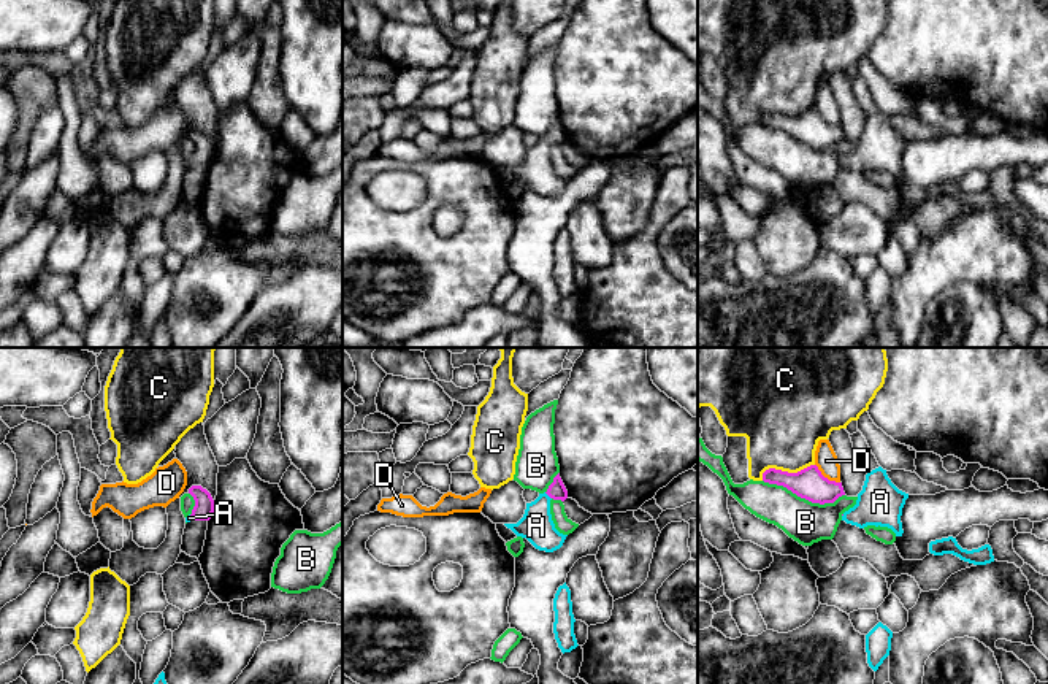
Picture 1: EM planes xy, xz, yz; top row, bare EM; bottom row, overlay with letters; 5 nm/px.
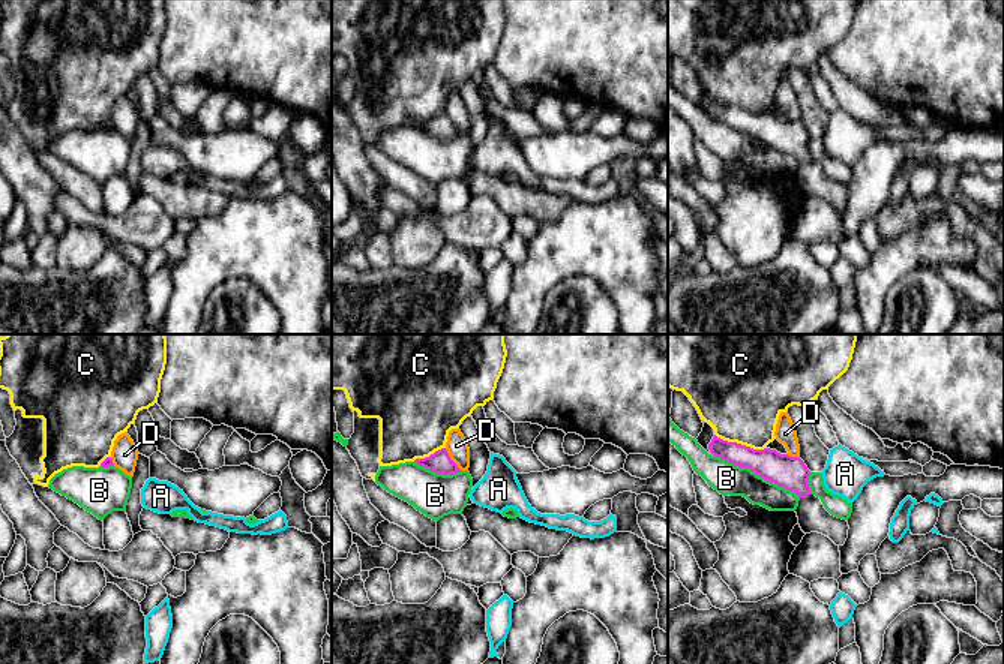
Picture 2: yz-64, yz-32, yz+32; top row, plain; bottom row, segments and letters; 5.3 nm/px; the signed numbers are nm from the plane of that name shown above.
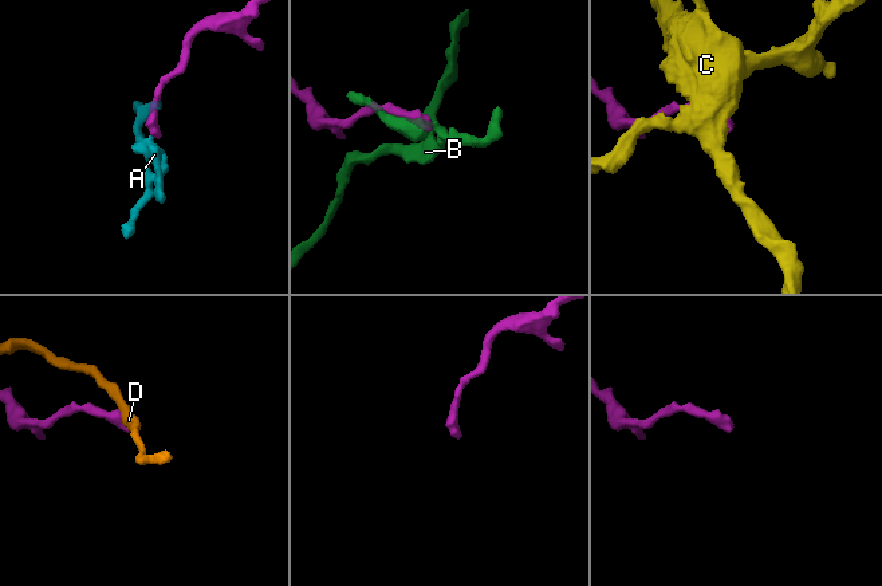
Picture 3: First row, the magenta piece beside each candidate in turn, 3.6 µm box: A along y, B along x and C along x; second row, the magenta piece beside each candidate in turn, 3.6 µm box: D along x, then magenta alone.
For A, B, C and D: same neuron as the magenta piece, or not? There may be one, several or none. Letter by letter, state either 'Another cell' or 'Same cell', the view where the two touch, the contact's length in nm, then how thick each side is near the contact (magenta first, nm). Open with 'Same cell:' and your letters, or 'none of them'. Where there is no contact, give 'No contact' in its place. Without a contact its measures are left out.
Same cell: A
A: Same cell. Touches magenta in xz. Shared border 50 nm. Thickness 90 nm (magenta) against 170 nm
B: Another cell. Touches magenta in yz. Shared border 420 nm. Thickness 160 nm (magenta) against 220 nm
C: Another cell. Touches magenta in yz. Shared border 280 nm. Thickness 160 nm (magenta) against 400 nm
D: Another cell. Touches magenta in yz. Shared border 160 nm. Thickness 160 nm (magenta) against 110 nm

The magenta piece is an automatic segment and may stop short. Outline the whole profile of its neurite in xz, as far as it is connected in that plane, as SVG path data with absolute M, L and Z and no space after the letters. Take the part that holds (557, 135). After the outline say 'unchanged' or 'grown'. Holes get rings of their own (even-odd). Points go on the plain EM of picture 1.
M560 117L553 122L553 127L544 138L526 148L523 162L517 168L504 168L517 181L526 183L536 194L553 197L560 194L568 179L560 178L555 173L550 159L550 144L568 143L568 135L560 122Z; grown

